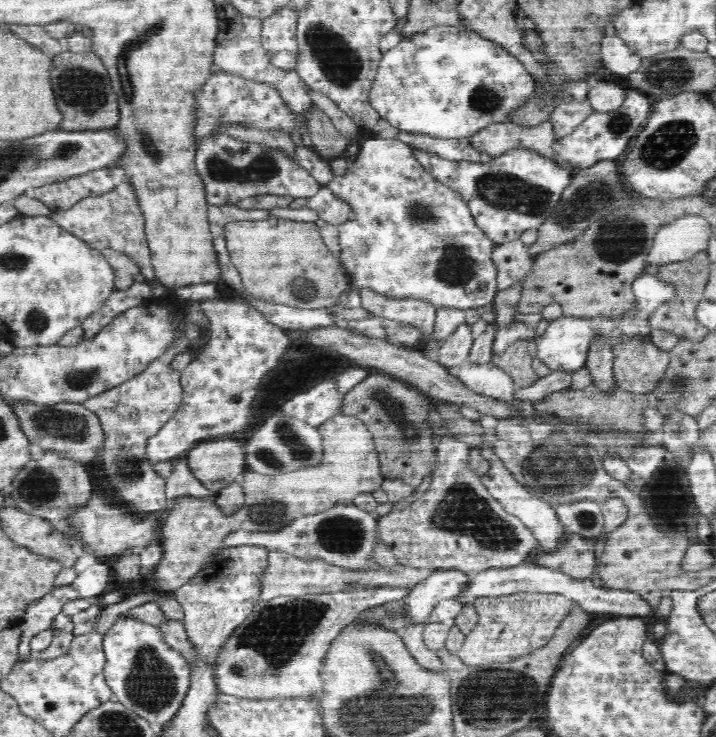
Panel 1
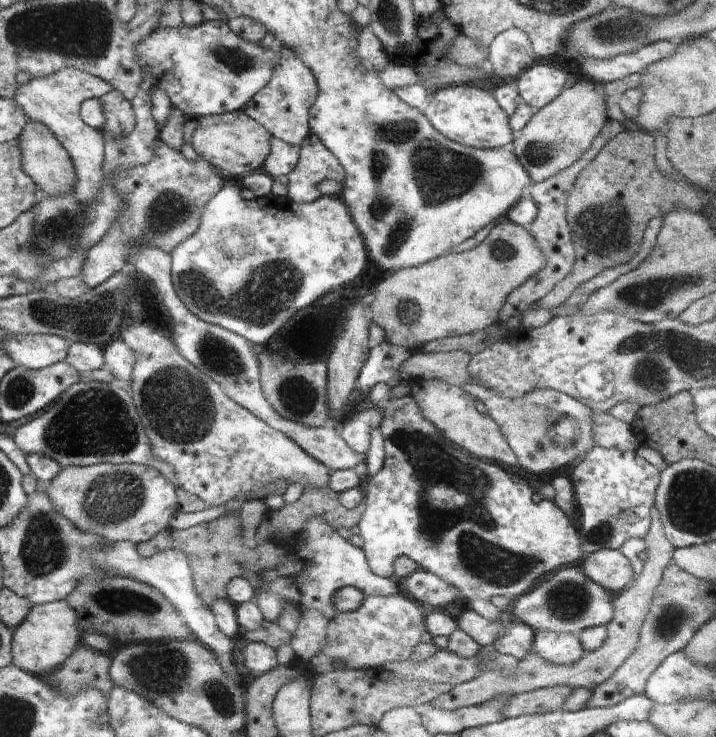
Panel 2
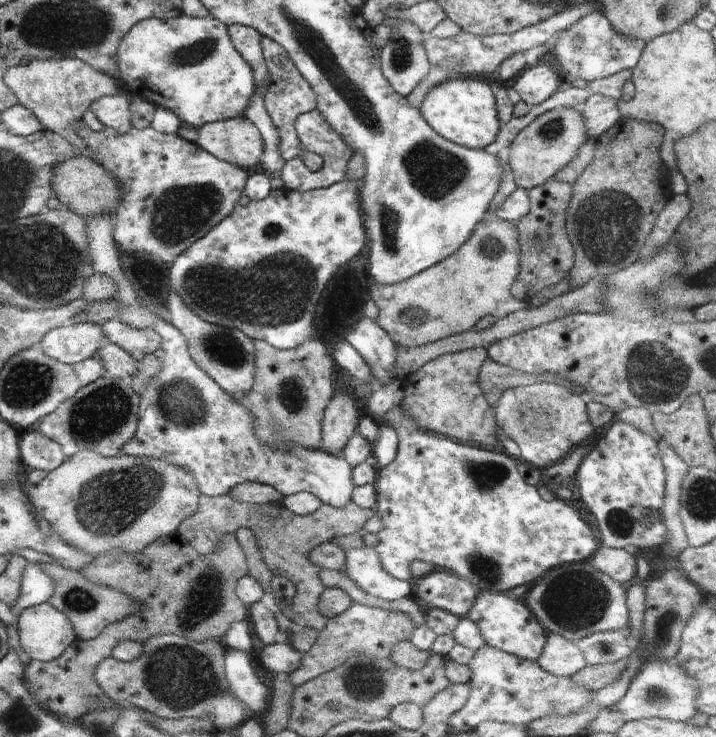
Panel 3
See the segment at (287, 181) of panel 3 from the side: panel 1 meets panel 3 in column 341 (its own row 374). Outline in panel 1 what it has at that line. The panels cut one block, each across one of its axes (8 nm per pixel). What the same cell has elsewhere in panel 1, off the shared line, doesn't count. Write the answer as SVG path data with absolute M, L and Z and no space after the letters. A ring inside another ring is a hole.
M180 335L168 345L163 355L143 370L144 372L120 384L119 387L102 392L83 402L84 407L98 415L104 431L104 444L100 448L104 480L108 486L116 486L116 488L106 488L106 494L118 500L118 504L128 510L152 514L166 509L167 482L156 473L154 464L148 460L147 442L174 416L183 399L181 373L172 369L172 362L177 354L186 349L188 349L188 339L186 335Z

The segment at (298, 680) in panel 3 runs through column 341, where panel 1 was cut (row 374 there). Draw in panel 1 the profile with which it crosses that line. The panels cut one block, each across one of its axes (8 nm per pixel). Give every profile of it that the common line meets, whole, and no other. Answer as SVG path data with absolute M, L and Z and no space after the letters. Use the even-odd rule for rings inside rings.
M649 335L622 340L612 350L617 387L634 394L650 394L660 385L670 362L669 352L658 349Z

